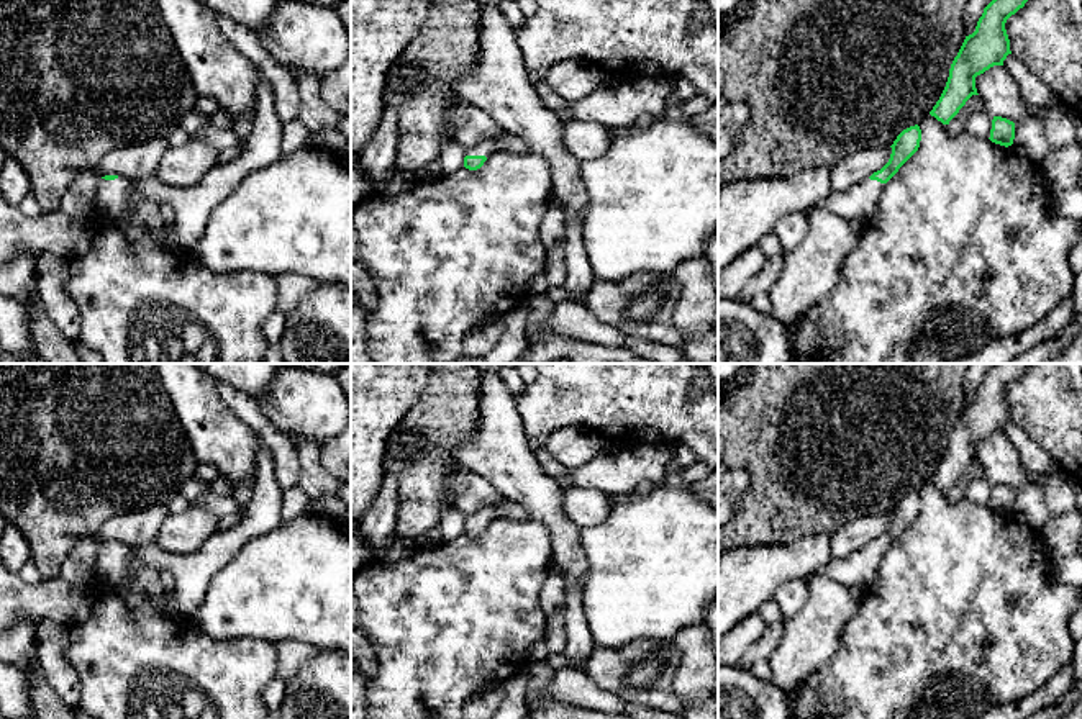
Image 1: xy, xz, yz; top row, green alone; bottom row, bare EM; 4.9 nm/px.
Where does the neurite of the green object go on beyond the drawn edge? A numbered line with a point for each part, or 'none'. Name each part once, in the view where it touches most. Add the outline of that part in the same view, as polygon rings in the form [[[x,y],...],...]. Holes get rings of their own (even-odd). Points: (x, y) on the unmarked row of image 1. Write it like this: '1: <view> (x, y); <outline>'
1: xz (509, 508); [[[507,500],[502,504],[493,504],[493,506],[484,506],[474,514],[466,516],[466,522],[492,522],[497,518],[508,518],[508,519],[523,519],[526,518],[526,513],[523,506],[520,506],[513,500]]]

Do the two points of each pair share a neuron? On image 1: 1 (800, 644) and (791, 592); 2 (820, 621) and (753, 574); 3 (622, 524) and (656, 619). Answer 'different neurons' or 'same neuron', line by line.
1: different neurons
2: different neurons
3: same neuron

